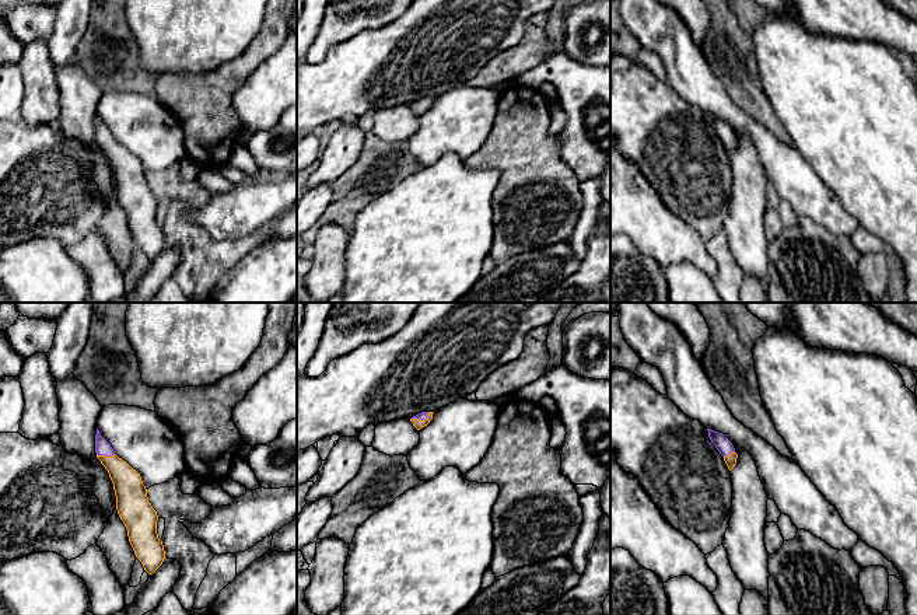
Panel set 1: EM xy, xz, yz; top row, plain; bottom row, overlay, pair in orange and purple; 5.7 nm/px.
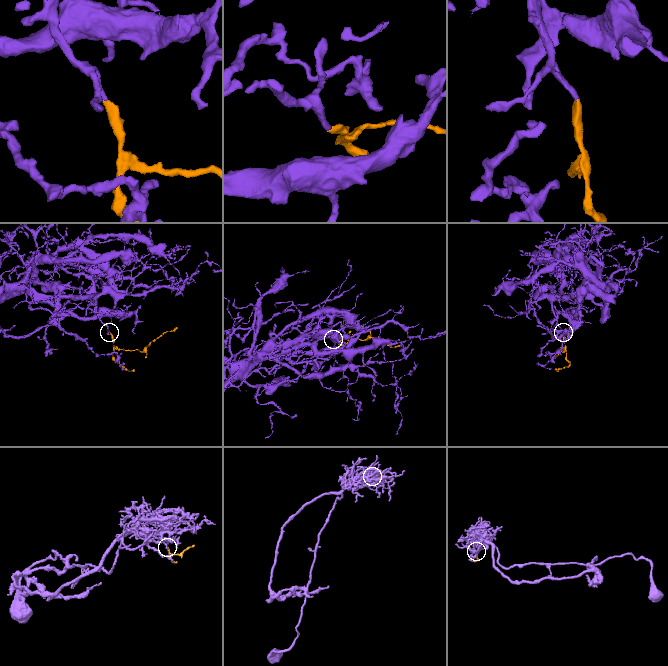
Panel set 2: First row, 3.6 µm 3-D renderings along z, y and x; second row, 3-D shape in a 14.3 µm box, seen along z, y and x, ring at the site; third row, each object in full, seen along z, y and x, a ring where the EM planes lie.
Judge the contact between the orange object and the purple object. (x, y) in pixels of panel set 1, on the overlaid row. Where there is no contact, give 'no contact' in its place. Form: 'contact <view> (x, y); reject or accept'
contact xy (104, 455); accept

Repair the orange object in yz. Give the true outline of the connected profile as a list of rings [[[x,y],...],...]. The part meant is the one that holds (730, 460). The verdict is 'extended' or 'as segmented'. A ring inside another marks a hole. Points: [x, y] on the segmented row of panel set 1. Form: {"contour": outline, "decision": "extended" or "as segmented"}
{"contour": [[[707,429],[707,431],[711,443],[724,457],[724,461],[728,469],[731,471],[735,467],[738,458],[738,454],[735,452],[732,443],[722,433],[714,431],[711,429]]], "decision": "extended"}

